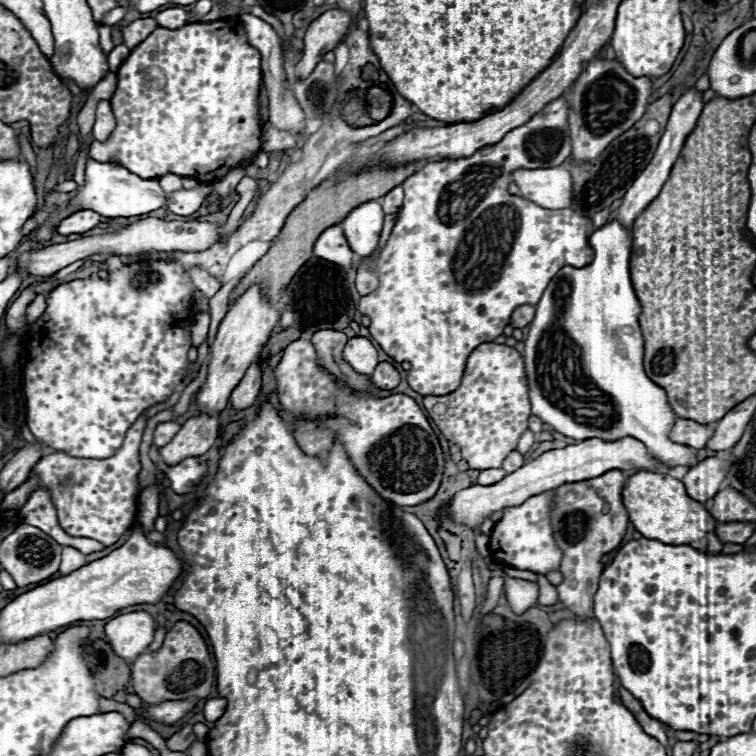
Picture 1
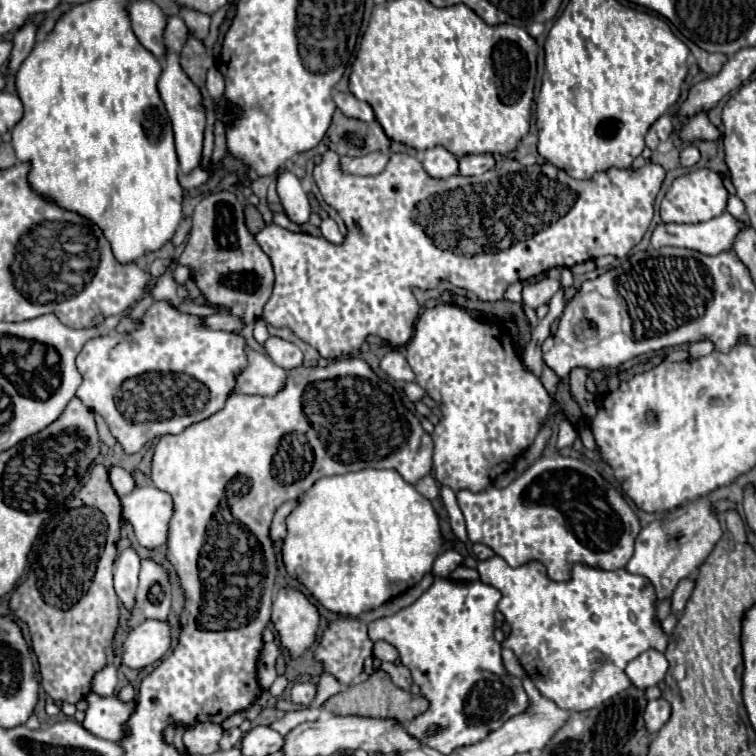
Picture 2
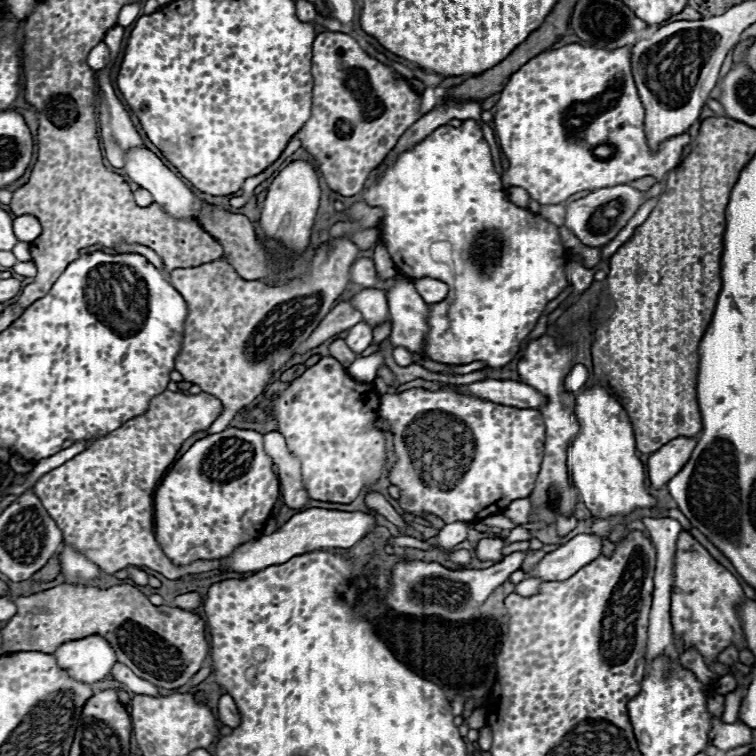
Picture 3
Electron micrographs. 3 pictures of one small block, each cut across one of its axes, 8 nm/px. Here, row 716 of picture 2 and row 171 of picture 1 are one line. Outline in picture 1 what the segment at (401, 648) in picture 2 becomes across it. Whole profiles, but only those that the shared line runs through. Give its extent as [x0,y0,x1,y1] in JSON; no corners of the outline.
[360,96,594,396]

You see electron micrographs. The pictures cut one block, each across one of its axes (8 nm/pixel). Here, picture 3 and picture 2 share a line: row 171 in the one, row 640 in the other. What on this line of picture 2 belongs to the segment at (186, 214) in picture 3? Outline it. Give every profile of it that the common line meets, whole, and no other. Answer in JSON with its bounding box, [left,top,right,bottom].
[122,622,170,670]

